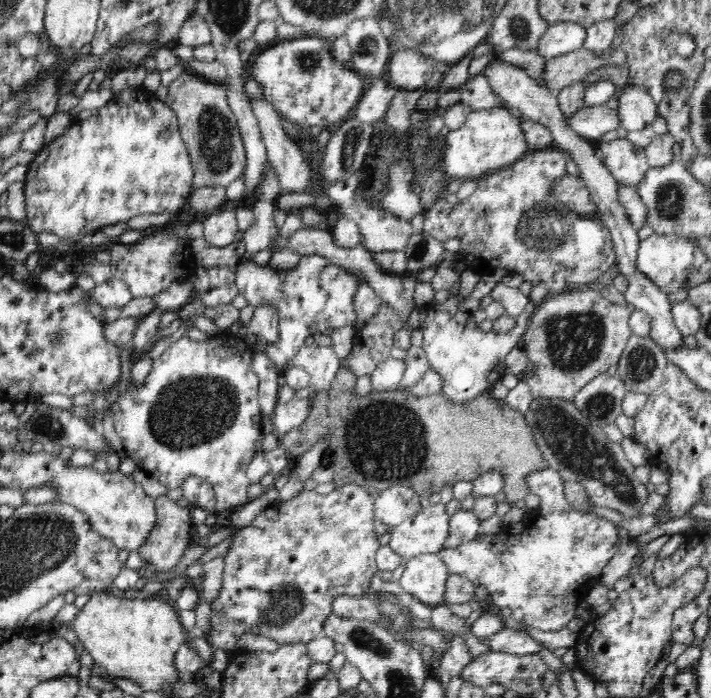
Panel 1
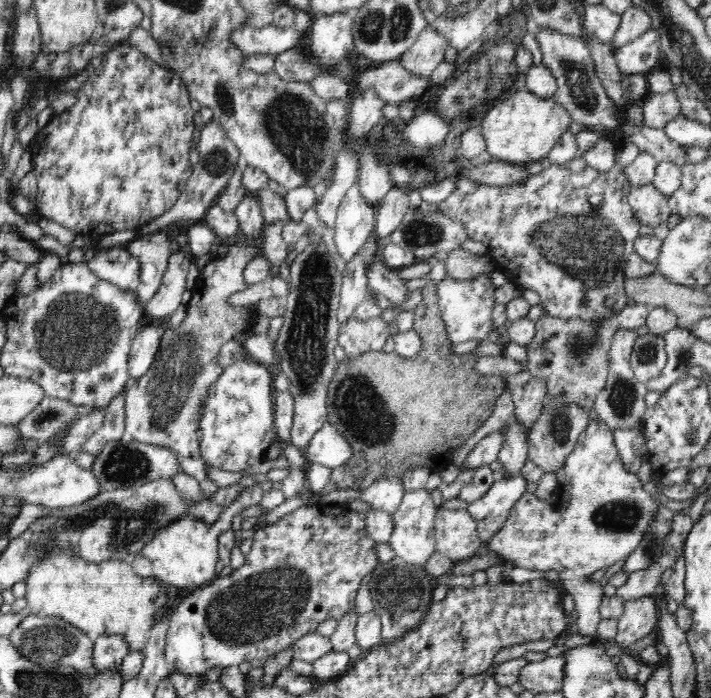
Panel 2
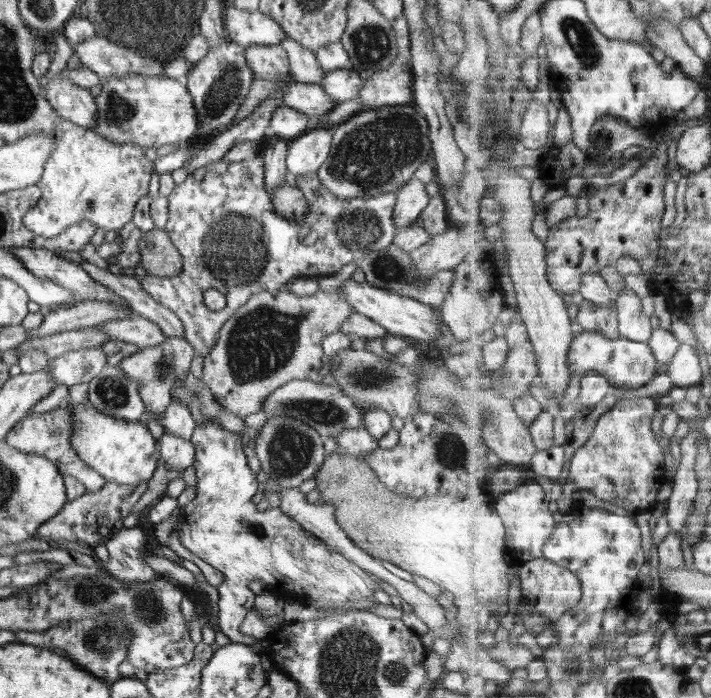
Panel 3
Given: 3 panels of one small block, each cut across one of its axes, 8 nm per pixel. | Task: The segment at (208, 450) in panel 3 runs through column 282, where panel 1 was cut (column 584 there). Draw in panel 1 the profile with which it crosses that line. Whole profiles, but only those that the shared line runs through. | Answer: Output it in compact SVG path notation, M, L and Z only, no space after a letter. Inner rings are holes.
M550 466L528 474L528 490L539 496L541 501L536 510L526 513L519 524L511 526L509 534L479 534L474 540L437 552L449 574L459 574L476 587L486 587L490 600L493 600L492 606L510 608L514 620L542 632L562 630L570 620L576 620L577 605L598 583L604 566L623 544L614 523L596 513L582 512L569 504L563 493L563 482L560 473Z

